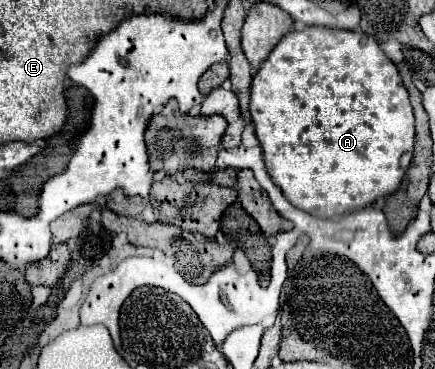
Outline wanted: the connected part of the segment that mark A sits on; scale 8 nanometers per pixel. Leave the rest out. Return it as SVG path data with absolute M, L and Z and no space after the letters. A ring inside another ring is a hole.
M304 26L302 30L292 30L288 32L278 46L274 46L274 50L270 52L270 56L260 64L258 72L252 78L252 88L250 88L250 114L252 114L252 122L254 122L254 130L256 136L260 140L262 152L264 152L264 162L266 162L266 172L270 174L270 178L274 180L274 184L278 184L278 188L282 190L284 198L298 206L300 210L318 216L318 218L332 218L332 216L340 216L344 212L350 210L358 210L364 206L370 206L370 202L376 202L376 198L392 194L406 168L410 166L412 160L412 148L414 148L414 114L412 114L412 106L408 100L408 92L402 84L400 72L394 66L394 62L380 50L378 42L364 34L364 32L354 32L354 30L340 30L340 28L326 28L326 26Z

